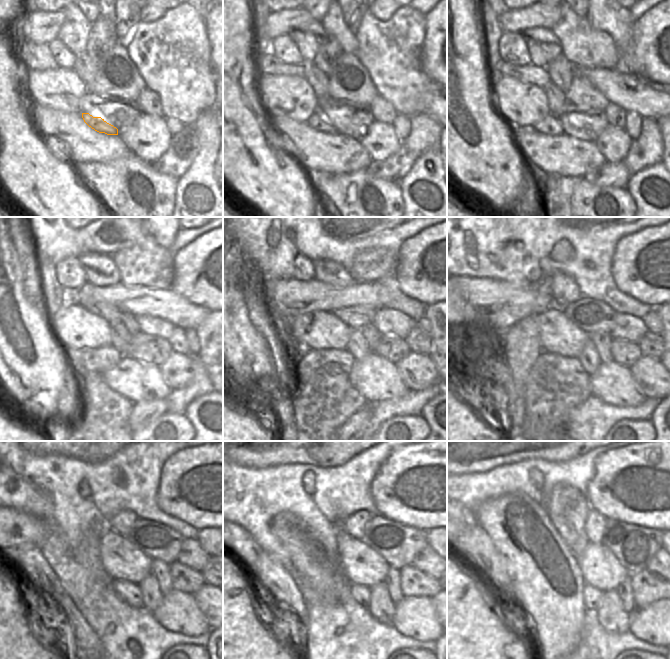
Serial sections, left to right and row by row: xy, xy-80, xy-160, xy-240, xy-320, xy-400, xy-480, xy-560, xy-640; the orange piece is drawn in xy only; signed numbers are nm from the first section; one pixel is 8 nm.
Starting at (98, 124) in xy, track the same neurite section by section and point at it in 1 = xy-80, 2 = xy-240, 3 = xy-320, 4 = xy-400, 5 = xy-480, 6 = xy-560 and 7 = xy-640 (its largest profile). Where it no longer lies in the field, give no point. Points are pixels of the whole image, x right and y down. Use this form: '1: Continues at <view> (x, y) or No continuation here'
1: Continues at xy-80 (317, 121)
2: Continues at xy-240 (86, 360)
3: Continues at xy-320 (306, 366)
4: Continues at xy-400 (572, 364)
5: Continues at xy-480 (127, 591)
6: Continues at xy-560 (361, 594)
7: Continues at xy-640 (592, 596).

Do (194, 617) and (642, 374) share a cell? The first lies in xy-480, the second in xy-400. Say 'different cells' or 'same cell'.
different cells

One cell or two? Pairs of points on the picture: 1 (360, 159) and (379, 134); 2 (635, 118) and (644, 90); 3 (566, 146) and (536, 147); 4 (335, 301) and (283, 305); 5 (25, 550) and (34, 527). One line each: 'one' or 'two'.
1: two
2: two
3: one
4: one
5: two

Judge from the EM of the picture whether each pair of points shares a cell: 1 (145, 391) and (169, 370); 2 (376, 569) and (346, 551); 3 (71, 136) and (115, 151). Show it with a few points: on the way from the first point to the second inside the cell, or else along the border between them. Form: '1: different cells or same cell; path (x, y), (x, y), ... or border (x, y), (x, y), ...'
1: different cells; border (158, 366), (163, 381), (171, 389)
2: same cell; path (369, 568), (363, 566), (353, 557)
3: same cell; path (82, 144), (92, 147), (104, 147)

